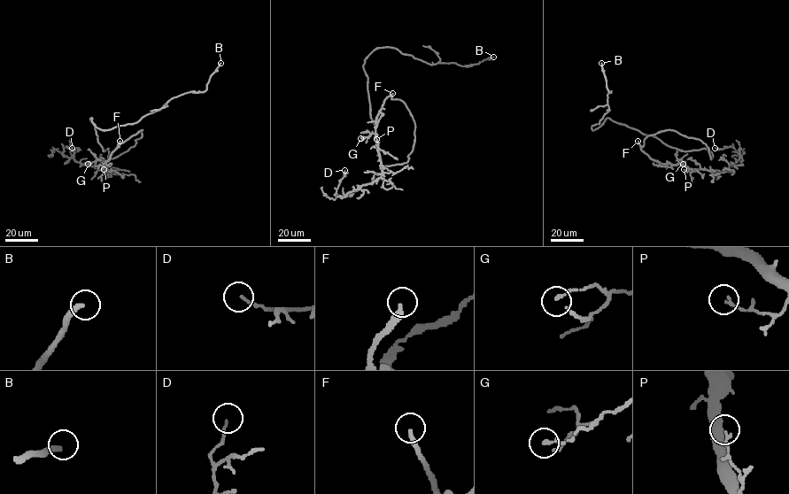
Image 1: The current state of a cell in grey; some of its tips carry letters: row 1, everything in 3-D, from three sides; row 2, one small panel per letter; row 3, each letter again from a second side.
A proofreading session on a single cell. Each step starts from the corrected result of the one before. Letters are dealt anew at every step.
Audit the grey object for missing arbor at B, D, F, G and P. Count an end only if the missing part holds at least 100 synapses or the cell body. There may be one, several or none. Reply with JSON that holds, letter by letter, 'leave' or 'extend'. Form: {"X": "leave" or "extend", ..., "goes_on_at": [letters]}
{"B": "extend", "D": "leave", "F": "extend", "G": "leave", "P": "leave", "goes_on_at": ["B", "F"]}

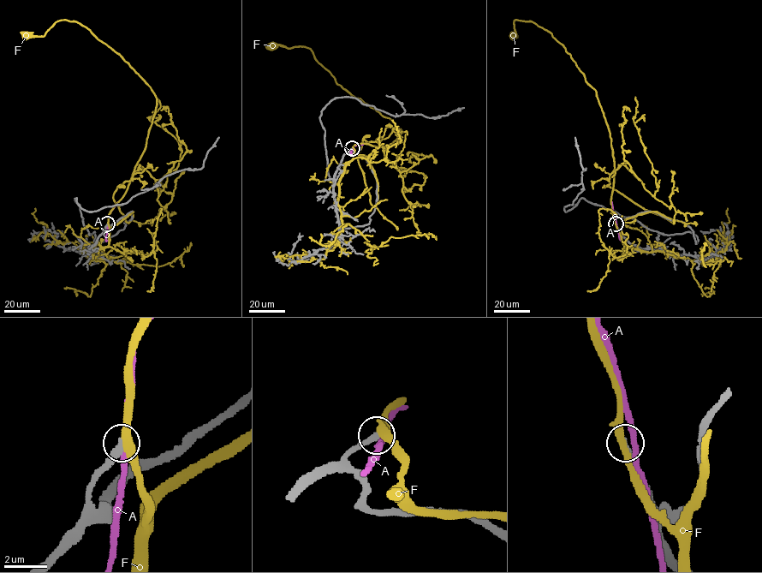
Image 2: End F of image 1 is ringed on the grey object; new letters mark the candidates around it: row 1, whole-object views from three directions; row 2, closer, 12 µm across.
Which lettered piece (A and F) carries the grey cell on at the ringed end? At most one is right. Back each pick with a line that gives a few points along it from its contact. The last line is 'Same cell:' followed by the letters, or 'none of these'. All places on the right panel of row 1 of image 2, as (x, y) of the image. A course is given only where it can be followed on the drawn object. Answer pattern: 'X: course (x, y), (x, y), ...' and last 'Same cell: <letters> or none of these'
Same cell: none of these

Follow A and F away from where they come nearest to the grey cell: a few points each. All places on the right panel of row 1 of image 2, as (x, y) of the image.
A: (616, 223), (611, 201)
F: (616, 223), (610, 202), (614, 158), (596, 92), (550, 32), (532, 21), (514, 20), (515, 36), (512, 35)

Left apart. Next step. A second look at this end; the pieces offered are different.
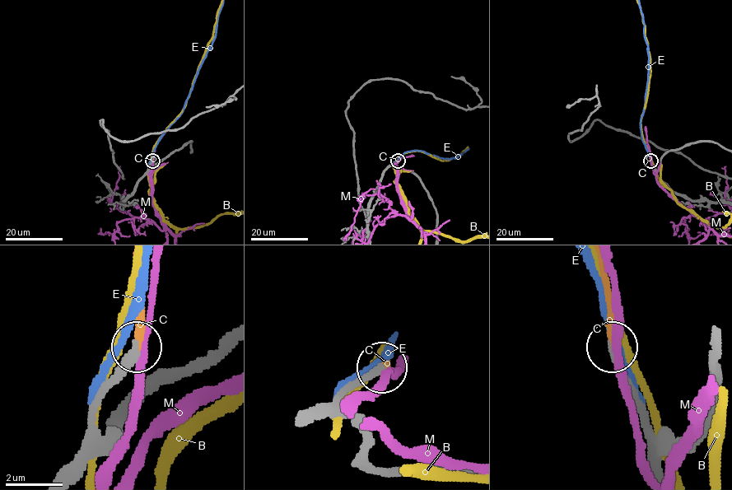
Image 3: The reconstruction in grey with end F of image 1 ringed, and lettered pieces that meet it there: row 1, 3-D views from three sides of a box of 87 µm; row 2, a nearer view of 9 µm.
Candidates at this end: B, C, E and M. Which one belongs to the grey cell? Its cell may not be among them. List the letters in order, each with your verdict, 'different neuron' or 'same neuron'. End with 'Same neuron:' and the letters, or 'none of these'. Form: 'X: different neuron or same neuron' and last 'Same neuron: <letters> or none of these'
B: different neuron
C: same neuron
E: different neuron
M: different neuron
Same neuron: C

